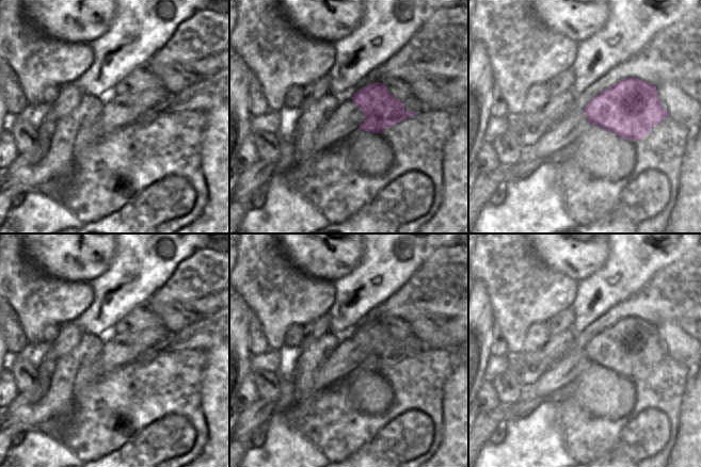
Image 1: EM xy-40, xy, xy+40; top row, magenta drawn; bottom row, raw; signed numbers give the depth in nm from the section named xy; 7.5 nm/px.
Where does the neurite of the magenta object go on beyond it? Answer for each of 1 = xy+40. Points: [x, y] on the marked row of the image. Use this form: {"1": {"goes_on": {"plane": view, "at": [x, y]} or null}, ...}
{"1": {"goes_on": null}}

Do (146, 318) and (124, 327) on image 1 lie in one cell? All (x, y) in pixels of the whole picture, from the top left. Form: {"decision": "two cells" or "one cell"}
{"decision": "one cell"}

